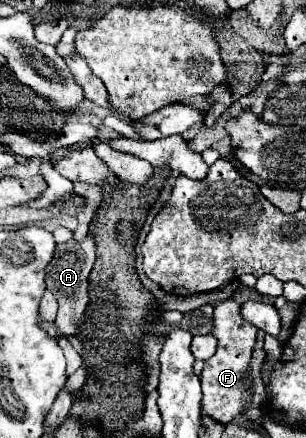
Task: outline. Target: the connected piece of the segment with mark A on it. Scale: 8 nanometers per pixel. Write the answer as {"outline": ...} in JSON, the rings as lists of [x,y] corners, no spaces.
{"outline":[[[87,236],[83,242],[69,240],[65,244],[59,244],[51,264],[47,266],[45,282],[47,282],[47,288],[57,296],[57,302],[59,302],[59,312],[57,312],[55,324],[59,328],[61,336],[65,336],[65,338],[77,336],[77,332],[81,328],[83,314],[89,304],[89,272],[93,268],[93,262],[95,262],[95,242],[93,242],[93,236]]]}

